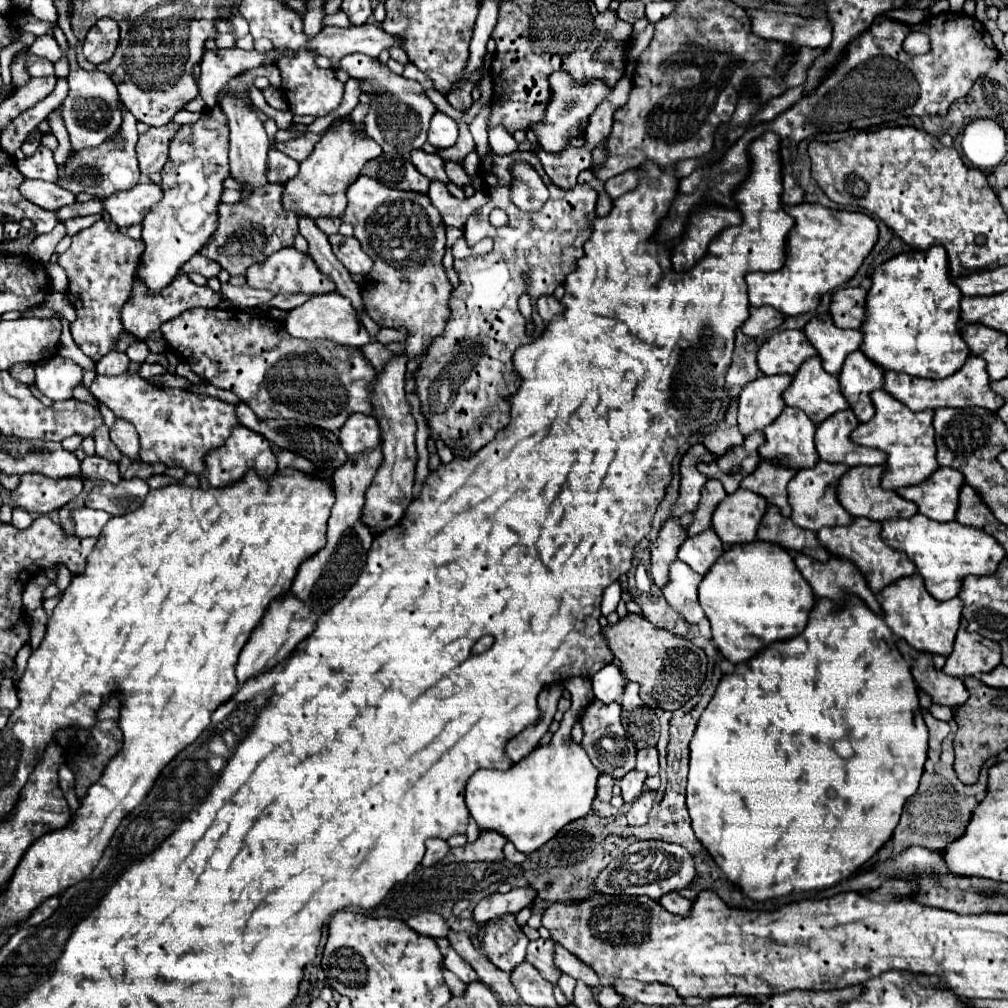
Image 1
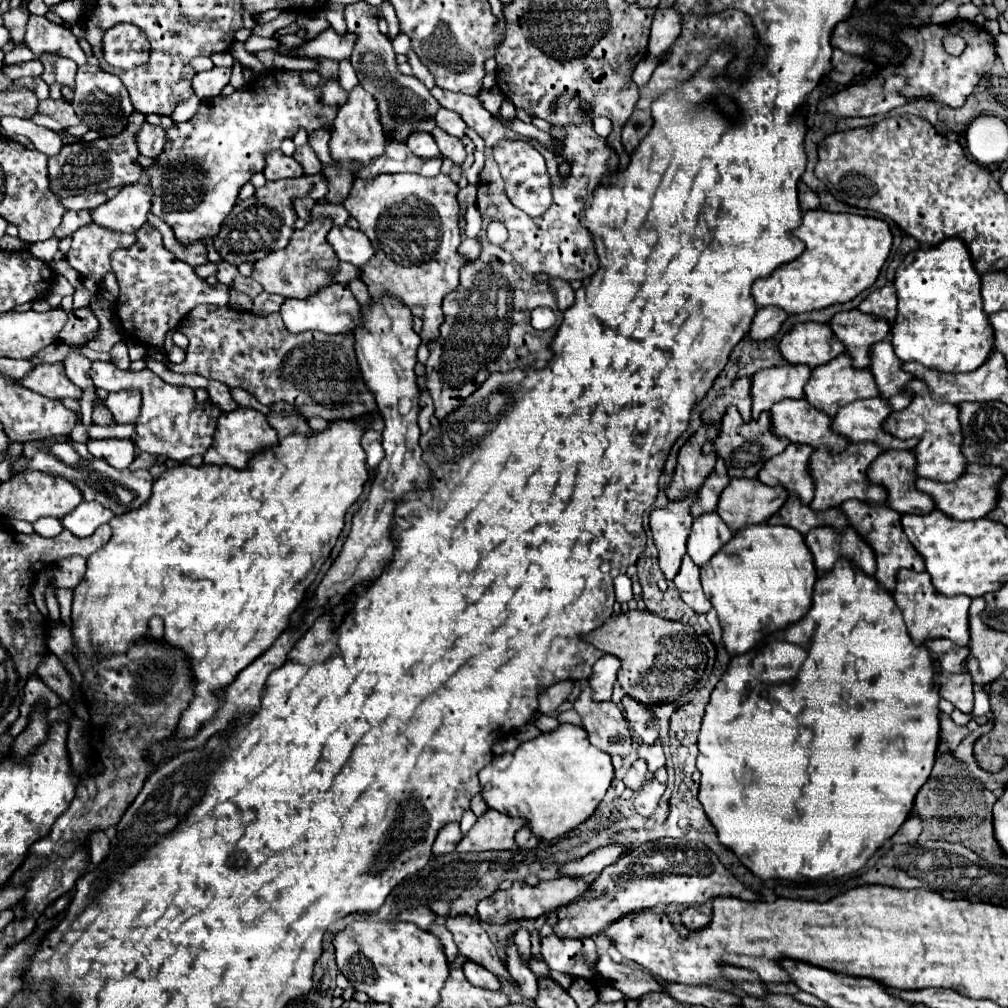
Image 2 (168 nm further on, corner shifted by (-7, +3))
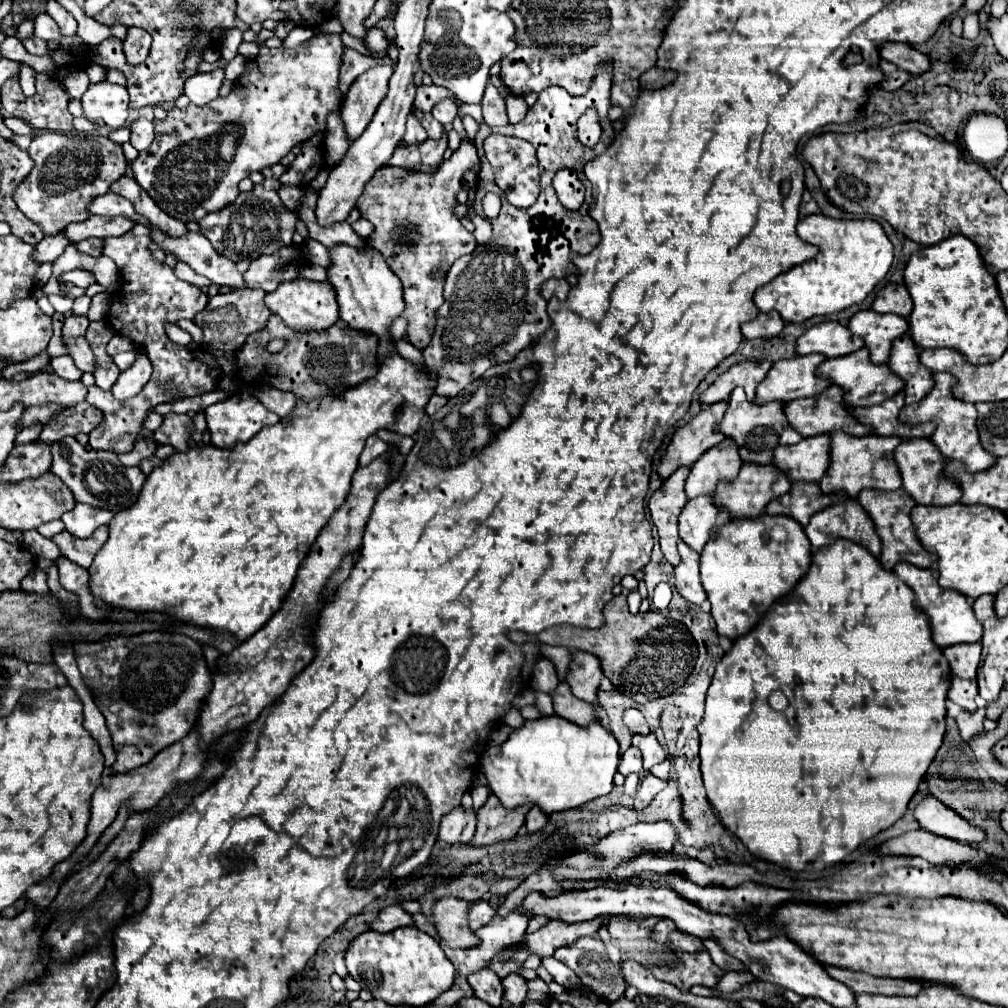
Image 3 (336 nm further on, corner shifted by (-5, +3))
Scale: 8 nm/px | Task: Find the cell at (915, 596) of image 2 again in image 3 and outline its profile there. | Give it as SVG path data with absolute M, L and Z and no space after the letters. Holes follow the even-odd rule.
M899 562L893 570L897 572L897 576L907 586L913 588L921 608L925 610L925 614L931 620L931 628L933 628L935 642L937 642L939 648L947 648L951 644L961 644L961 642L979 642L981 640L983 626L975 618L967 596L959 596L959 592L947 592L947 590L939 588L939 584L937 584L939 572L937 570L933 570L933 568L927 568L927 570L925 568L917 568L917 566L907 564L907 562Z

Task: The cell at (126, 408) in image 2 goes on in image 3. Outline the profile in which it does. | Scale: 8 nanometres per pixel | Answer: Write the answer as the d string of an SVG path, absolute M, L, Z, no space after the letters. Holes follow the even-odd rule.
M137 354L135 362L127 370L123 370L119 374L119 378L113 384L111 392L121 402L127 400L127 398L133 398L147 384L149 376L151 376L151 362L149 362L149 358L145 354Z

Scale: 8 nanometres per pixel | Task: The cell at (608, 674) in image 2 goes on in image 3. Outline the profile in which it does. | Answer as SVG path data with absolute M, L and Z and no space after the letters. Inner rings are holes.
M573 652L571 654L567 684L571 686L571 692L579 700L595 702L601 678L603 678L601 664L595 656L591 656L589 652Z

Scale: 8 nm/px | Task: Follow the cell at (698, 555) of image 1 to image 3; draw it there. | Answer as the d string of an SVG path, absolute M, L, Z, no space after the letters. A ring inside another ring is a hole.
M699 496L685 504L679 516L679 536L687 546L695 548L695 552L701 552L705 542L715 536L729 518L731 516L715 504L713 496Z

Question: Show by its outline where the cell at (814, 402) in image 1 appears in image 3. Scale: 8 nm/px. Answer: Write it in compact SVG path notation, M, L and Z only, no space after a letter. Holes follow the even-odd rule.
M861 348L853 354L841 356L841 358L825 360L819 366L819 376L829 378L833 384L841 386L845 390L845 402L851 404L851 408L879 404L879 402L895 396L899 390L903 390L903 380L899 380L899 376L891 376L891 368L887 368L887 364L871 364L867 348Z

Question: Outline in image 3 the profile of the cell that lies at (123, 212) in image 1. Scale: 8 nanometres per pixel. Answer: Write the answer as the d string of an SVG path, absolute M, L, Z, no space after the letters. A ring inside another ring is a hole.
M91 216L85 222L69 224L65 228L65 236L71 244L77 244L79 240L87 238L109 238L109 236L123 236L133 228L133 222L127 218L103 218L103 216Z

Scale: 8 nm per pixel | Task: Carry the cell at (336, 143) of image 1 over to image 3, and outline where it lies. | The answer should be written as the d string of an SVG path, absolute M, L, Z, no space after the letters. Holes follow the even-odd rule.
M375 66L351 84L347 98L341 104L341 116L349 140L357 140L363 134L363 128L371 122L371 116L387 94L391 72L393 66Z

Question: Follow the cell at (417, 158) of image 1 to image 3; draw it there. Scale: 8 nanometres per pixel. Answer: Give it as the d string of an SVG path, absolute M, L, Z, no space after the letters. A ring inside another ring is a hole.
M411 114L411 116L407 116L407 130L405 130L403 140L405 140L407 144L419 144L419 142L427 140L427 134L423 132L421 122L419 122L413 114Z

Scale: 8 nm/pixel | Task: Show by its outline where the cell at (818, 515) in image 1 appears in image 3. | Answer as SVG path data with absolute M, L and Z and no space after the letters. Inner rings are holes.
M833 432L831 434L831 466L827 468L825 476L821 478L819 486L821 490L833 492L833 490L845 490L851 498L857 498L861 490L865 488L881 488L881 490L897 490L901 488L901 474L895 464L893 452L899 446L899 436L875 436L867 434L861 438L847 436L845 432Z

